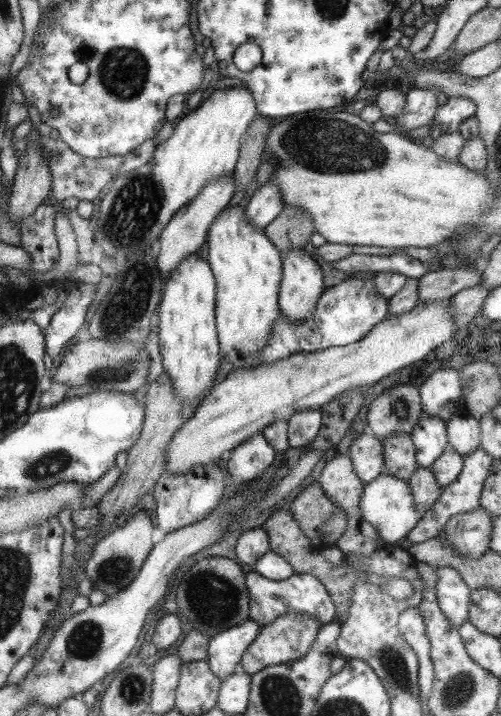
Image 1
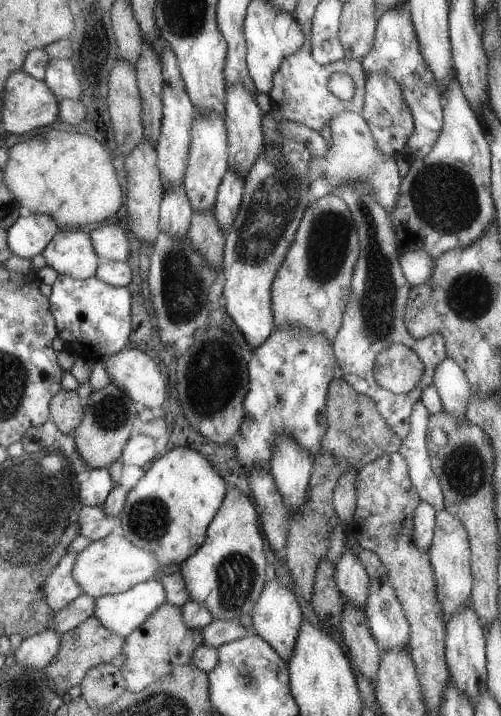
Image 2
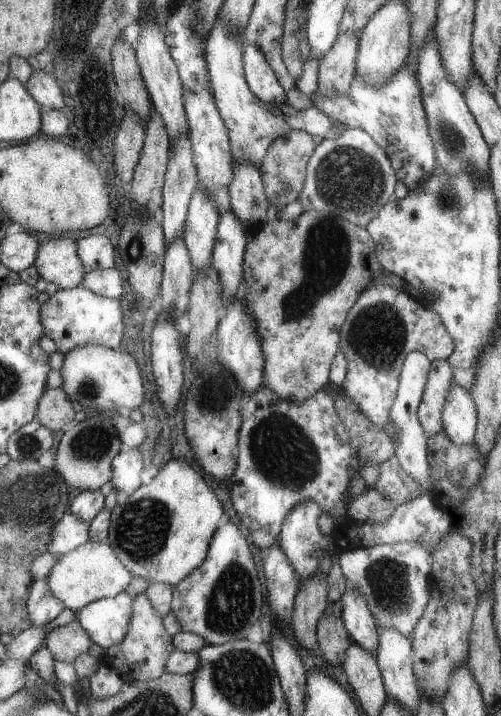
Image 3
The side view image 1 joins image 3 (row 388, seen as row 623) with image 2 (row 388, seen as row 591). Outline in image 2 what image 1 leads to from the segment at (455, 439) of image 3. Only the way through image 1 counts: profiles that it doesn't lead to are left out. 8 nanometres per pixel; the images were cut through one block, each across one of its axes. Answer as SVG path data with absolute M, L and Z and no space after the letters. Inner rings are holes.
M445 358L443 362L439 362L439 366L433 372L433 386L437 388L445 412L453 416L465 414L467 410L465 404L471 394L471 384L463 368L455 360Z

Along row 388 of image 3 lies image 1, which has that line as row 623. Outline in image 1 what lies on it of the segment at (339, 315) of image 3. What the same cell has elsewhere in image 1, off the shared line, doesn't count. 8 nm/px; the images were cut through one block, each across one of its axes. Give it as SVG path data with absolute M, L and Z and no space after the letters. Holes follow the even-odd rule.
M291 610L291 612L283 614L283 616L279 616L275 622L271 622L269 626L261 628L259 636L255 638L255 642L243 654L243 662L241 662L243 672L253 676L253 674L259 674L261 670L271 668L271 666L281 666L281 664L289 664L289 662L295 662L299 658L305 658L307 650L311 650L311 644L317 638L319 630L321 630L319 620L311 618L305 612Z

